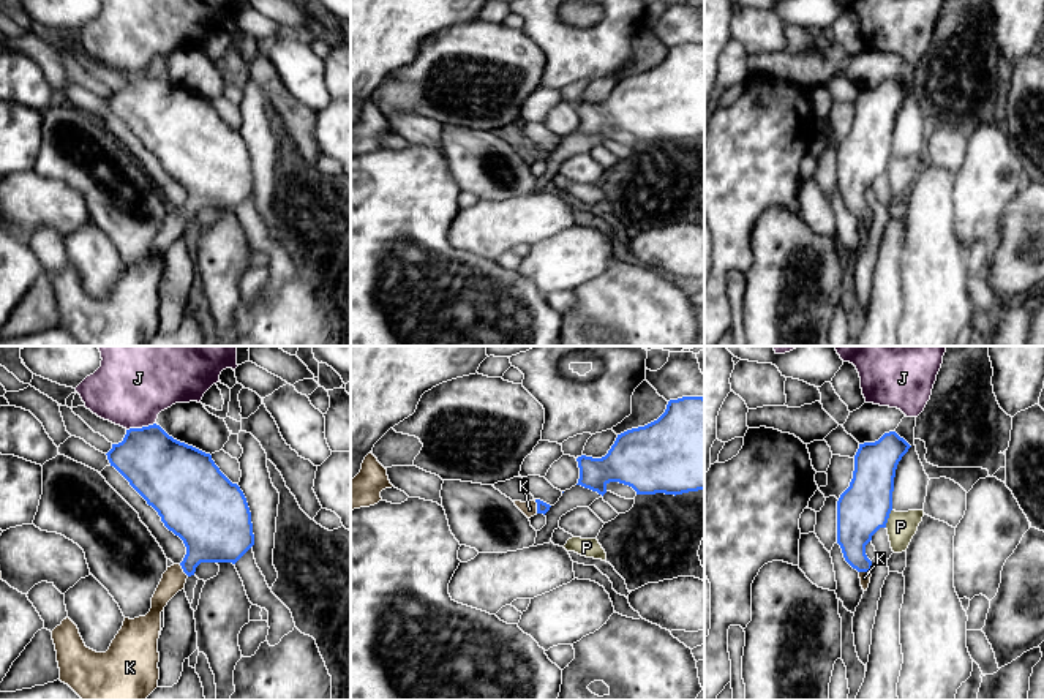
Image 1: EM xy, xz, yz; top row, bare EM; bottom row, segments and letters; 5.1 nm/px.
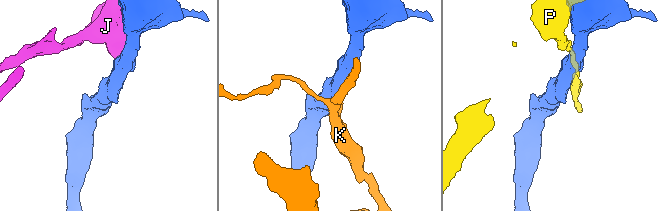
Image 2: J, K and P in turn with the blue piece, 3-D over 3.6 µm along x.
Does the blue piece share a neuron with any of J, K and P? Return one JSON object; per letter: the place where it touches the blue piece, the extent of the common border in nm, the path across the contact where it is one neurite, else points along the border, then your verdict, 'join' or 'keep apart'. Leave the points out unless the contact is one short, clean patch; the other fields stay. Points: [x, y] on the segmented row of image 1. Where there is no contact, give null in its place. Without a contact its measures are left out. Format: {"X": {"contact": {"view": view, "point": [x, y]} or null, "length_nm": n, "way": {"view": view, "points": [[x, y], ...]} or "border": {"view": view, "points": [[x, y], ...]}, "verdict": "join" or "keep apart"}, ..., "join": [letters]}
{"J": {"contact": {"view": "xy", "point": [142, 427]}, "length_nm": 160, "verdict": "keep apart"}, "K": {"contact": {"view": "xz", "point": [537, 506]}, "length_nm": 70, "way": {"view": "xz", "points": [[542, 508], [537, 506], [529, 509]]}, "verdict": "join"}, "P": {"contact": {"view": "yz", "point": [886, 519]}, "length_nm": 100, "verdict": "keep apart"}, "join": ["K"]}

